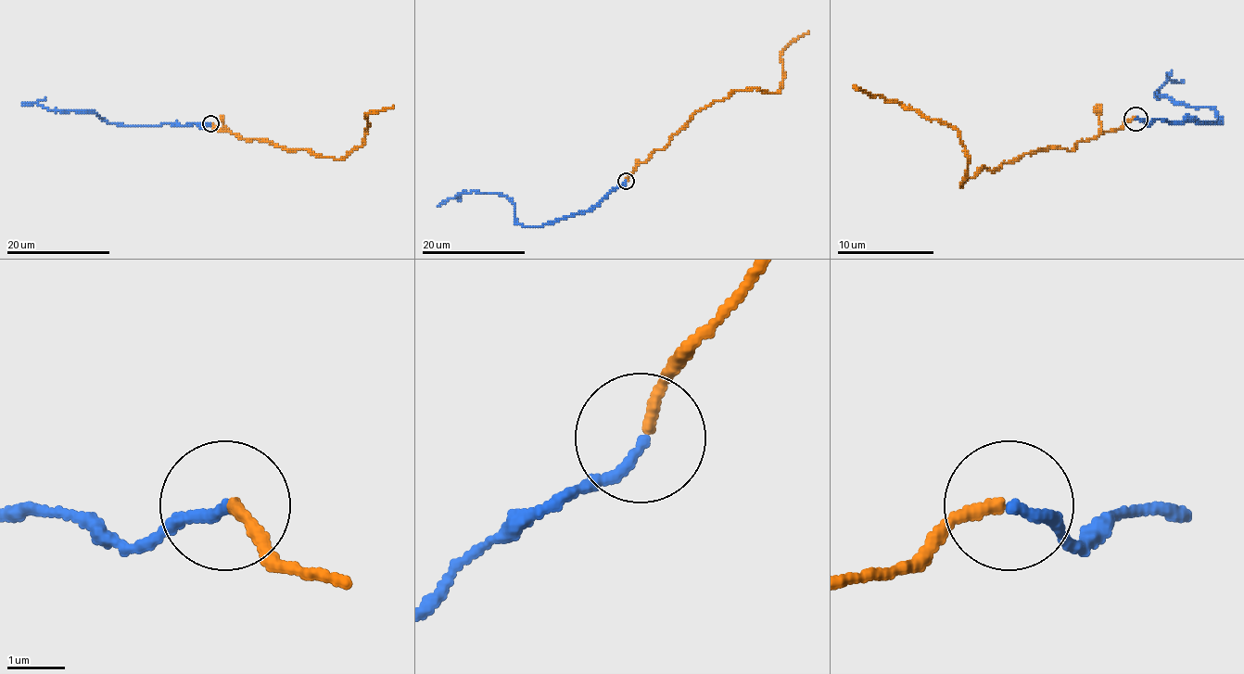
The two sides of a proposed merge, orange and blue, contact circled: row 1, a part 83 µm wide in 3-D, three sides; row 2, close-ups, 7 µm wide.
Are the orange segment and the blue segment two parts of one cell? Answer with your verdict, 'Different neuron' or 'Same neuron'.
Same neuron

